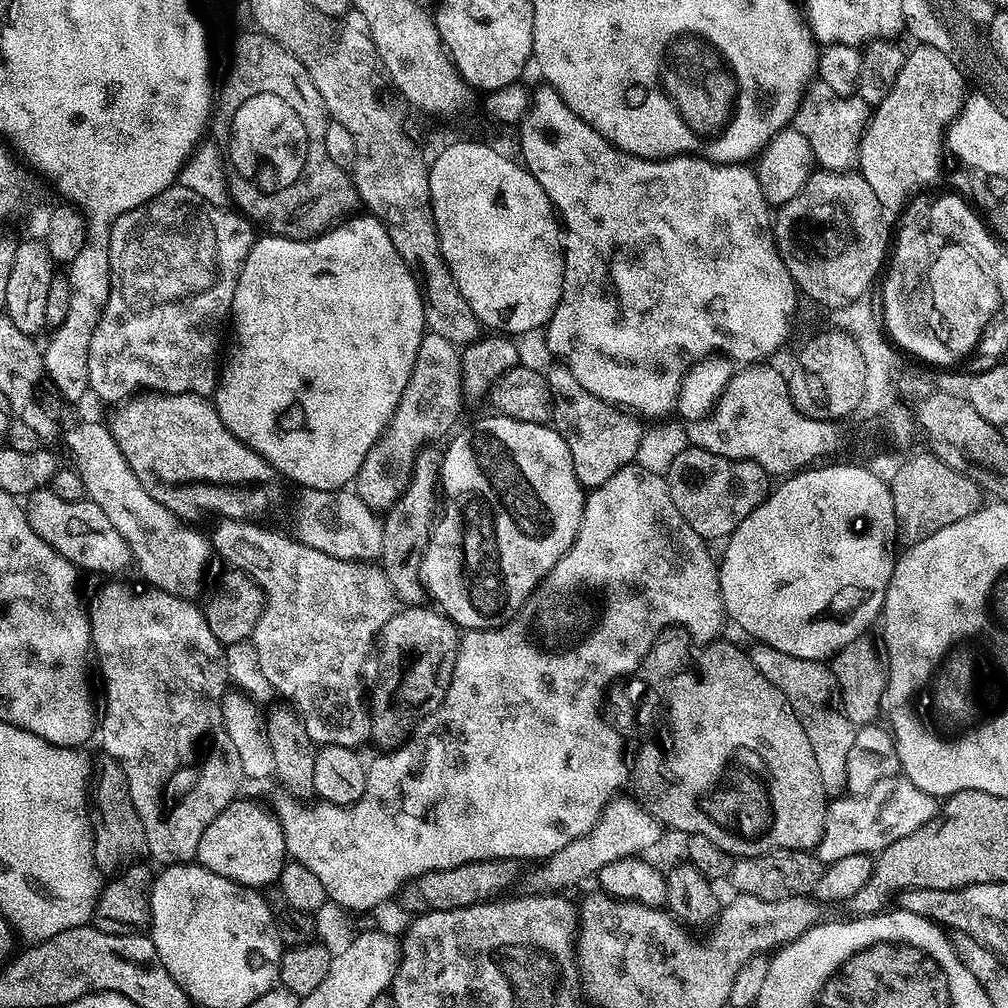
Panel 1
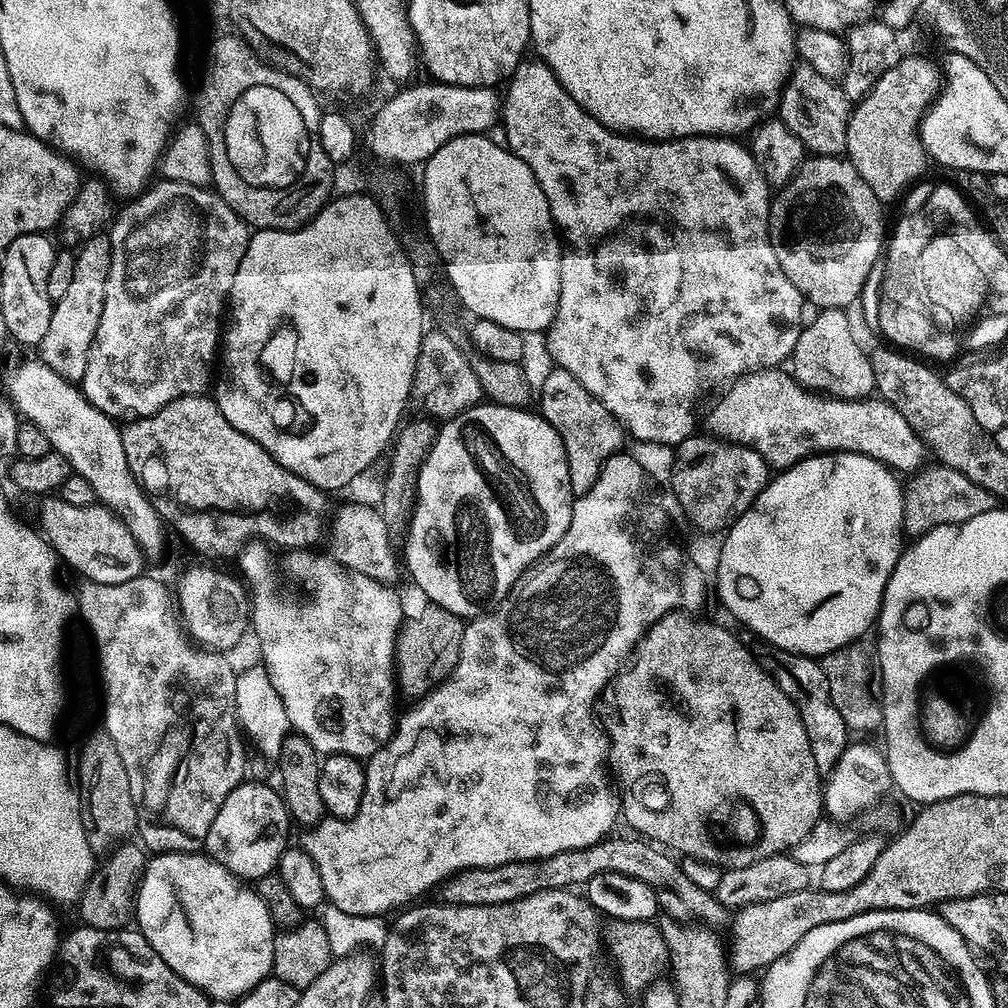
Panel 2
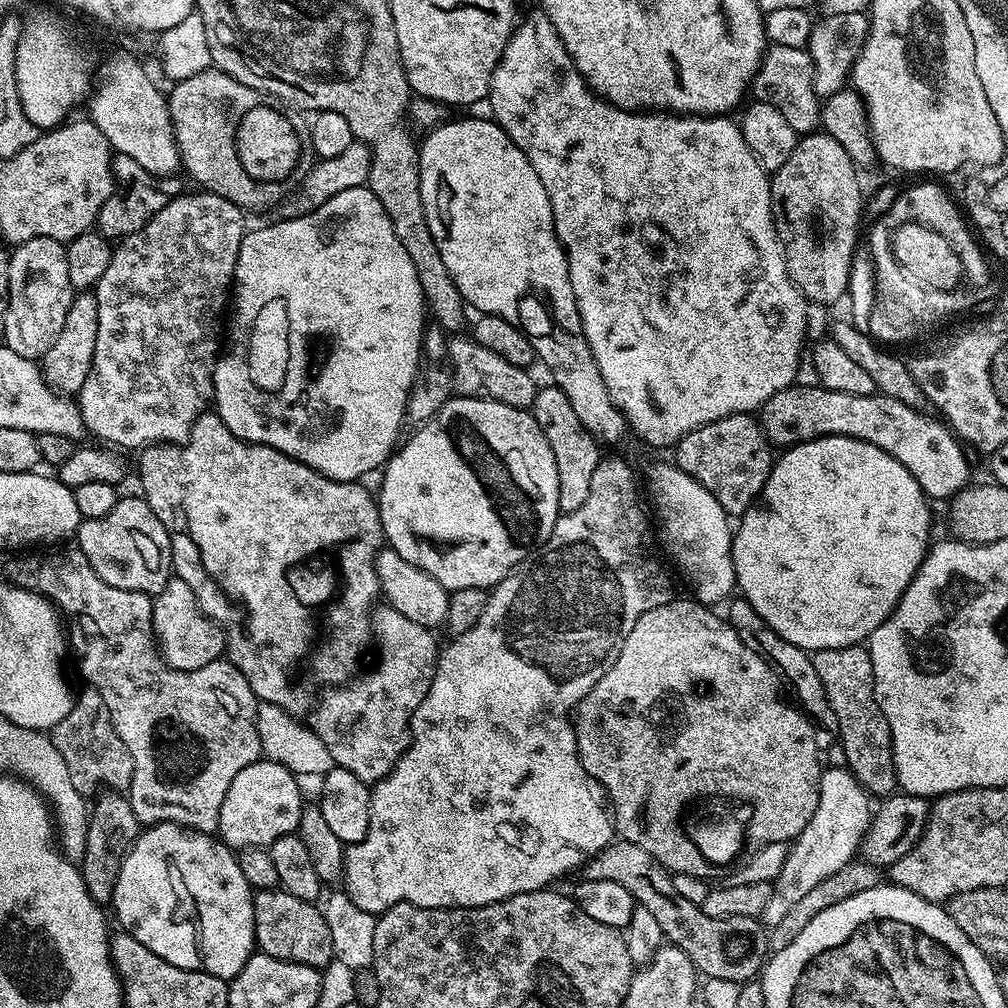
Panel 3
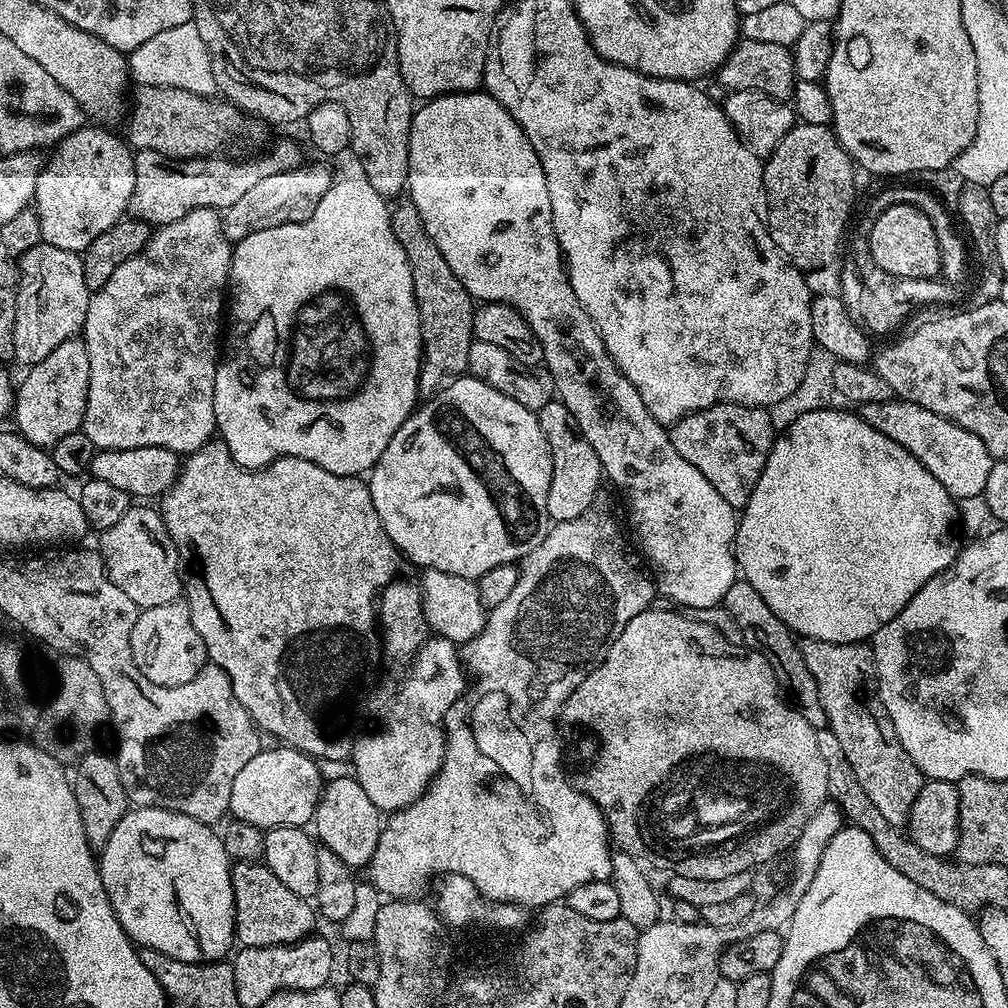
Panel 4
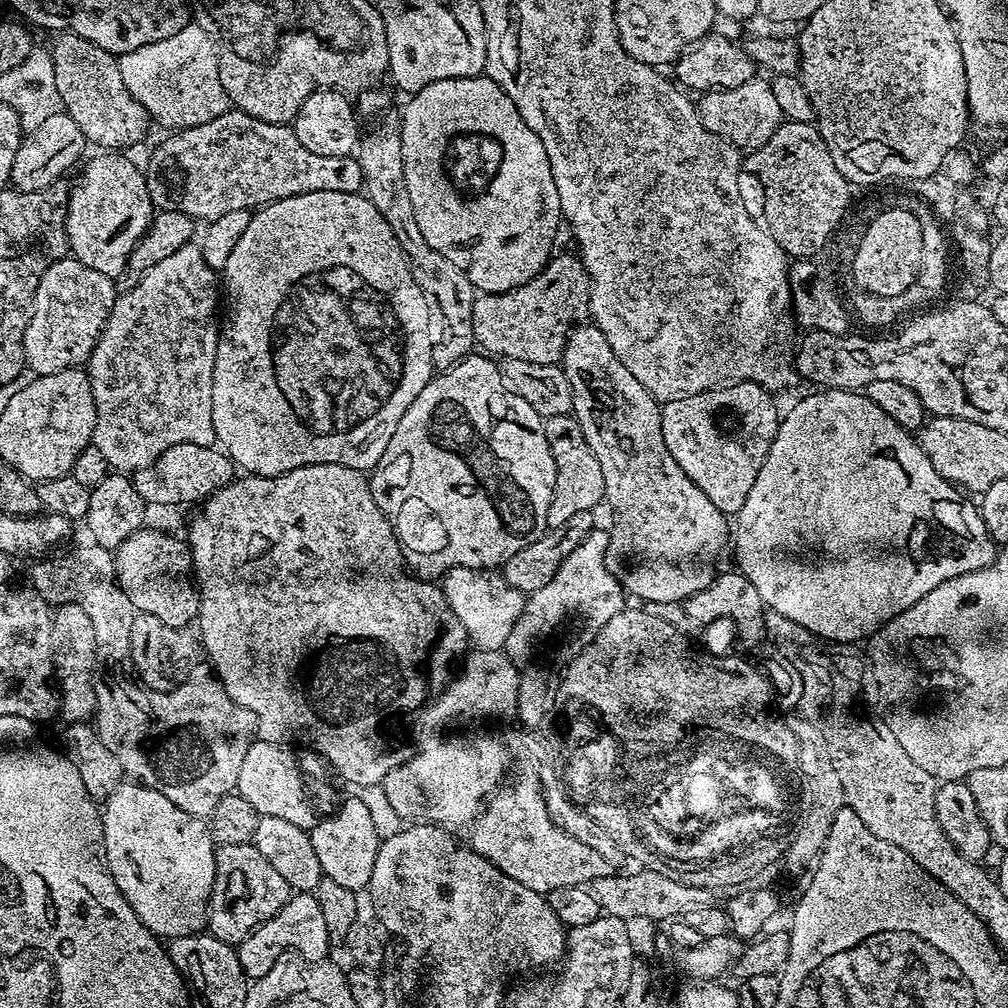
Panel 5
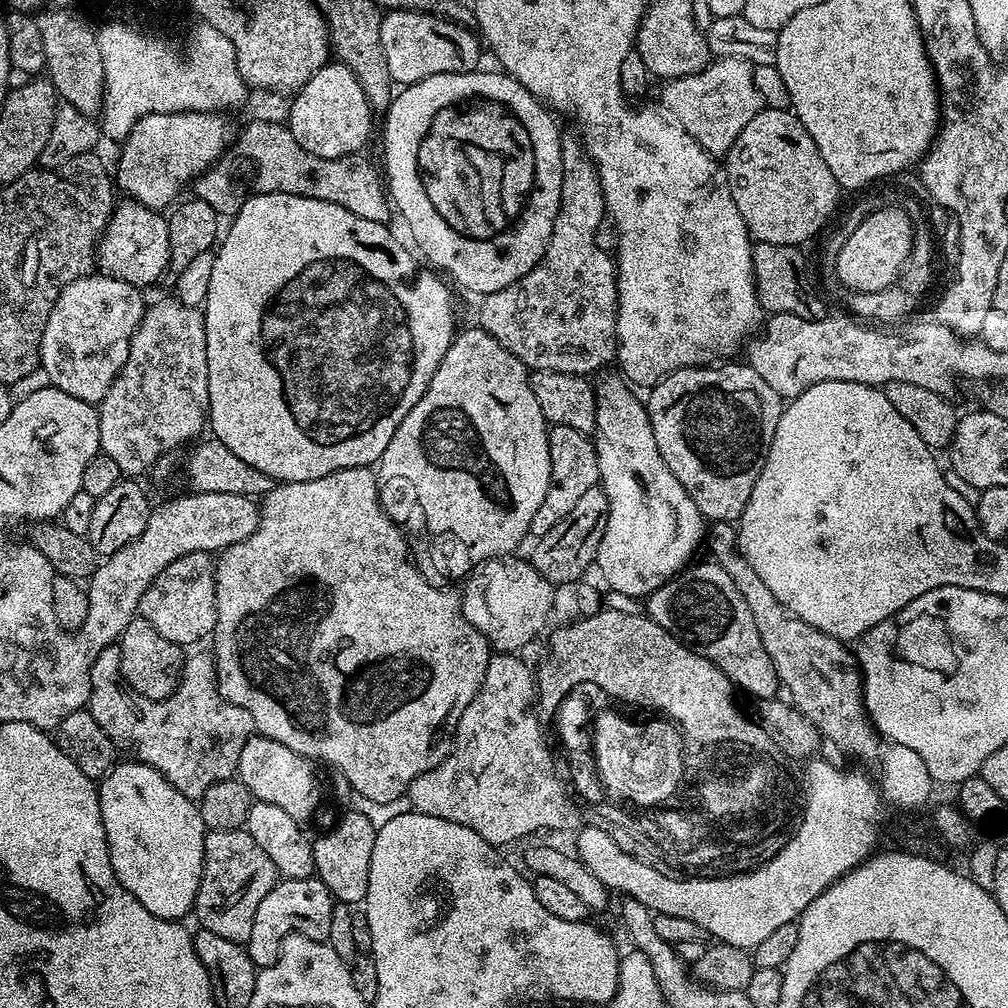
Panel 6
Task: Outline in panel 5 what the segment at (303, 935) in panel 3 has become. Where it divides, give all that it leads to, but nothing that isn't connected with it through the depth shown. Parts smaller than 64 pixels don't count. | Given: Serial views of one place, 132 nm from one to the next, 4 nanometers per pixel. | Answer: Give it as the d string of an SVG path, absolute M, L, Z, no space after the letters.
M221 844L216 850L216 873L212 898L208 901L207 931L222 942L239 946L251 932L262 926L262 922L274 918L274 914L278 914L278 910L282 910L282 906L286 906L293 895L294 890L288 885L286 878L282 878L282 874L278 874L278 870L274 870L274 866L266 862L262 850L258 850L255 844Z

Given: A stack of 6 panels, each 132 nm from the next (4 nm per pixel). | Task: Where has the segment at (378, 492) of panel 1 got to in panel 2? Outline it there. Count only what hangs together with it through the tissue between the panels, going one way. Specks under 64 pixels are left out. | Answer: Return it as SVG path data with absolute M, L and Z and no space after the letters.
M438 330L425 331L422 338L422 346L418 350L418 362L416 363L416 376L412 380L415 399L424 403L424 408L429 417L447 418L457 416L459 412L465 412L475 404L485 399L482 386L478 382L478 374L470 370L470 362L467 355L446 334Z

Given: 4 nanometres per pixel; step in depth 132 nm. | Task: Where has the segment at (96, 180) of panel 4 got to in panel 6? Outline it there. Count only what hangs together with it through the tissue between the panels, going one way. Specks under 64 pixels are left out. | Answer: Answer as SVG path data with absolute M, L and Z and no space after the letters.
M124 198L112 209L112 219L108 221L108 228L100 238L96 249L96 263L99 271L110 278L118 278L127 284L135 284L137 288L147 289L147 284L154 283L168 270L169 264L169 226L167 219L157 209L147 208L134 199Z

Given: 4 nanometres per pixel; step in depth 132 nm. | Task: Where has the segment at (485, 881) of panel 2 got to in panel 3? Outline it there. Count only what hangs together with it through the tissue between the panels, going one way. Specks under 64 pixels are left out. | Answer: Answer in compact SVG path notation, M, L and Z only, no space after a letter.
M613 839L612 843L597 852L583 865L583 875L589 880L605 880L606 882L618 882L620 886L626 886L632 897L636 899L639 907L645 908L658 920L663 935L669 945L683 950L692 959L693 969L705 972L707 979L728 979L739 982L747 982L761 975L769 955L768 936L765 925L755 916L711 916L706 914L701 905L690 902L685 895L679 893L679 886L674 879L673 873L669 872L663 864L642 846L638 846L629 840Z

